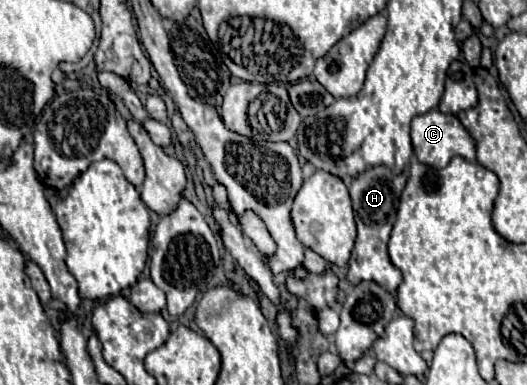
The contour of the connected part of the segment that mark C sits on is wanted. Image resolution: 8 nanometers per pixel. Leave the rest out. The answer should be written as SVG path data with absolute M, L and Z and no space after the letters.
M429 110L419 114L411 122L411 140L415 148L415 156L433 168L445 168L453 156L463 156L469 162L475 162L475 142L469 130L461 126L459 118L453 114L441 114L439 110Z

